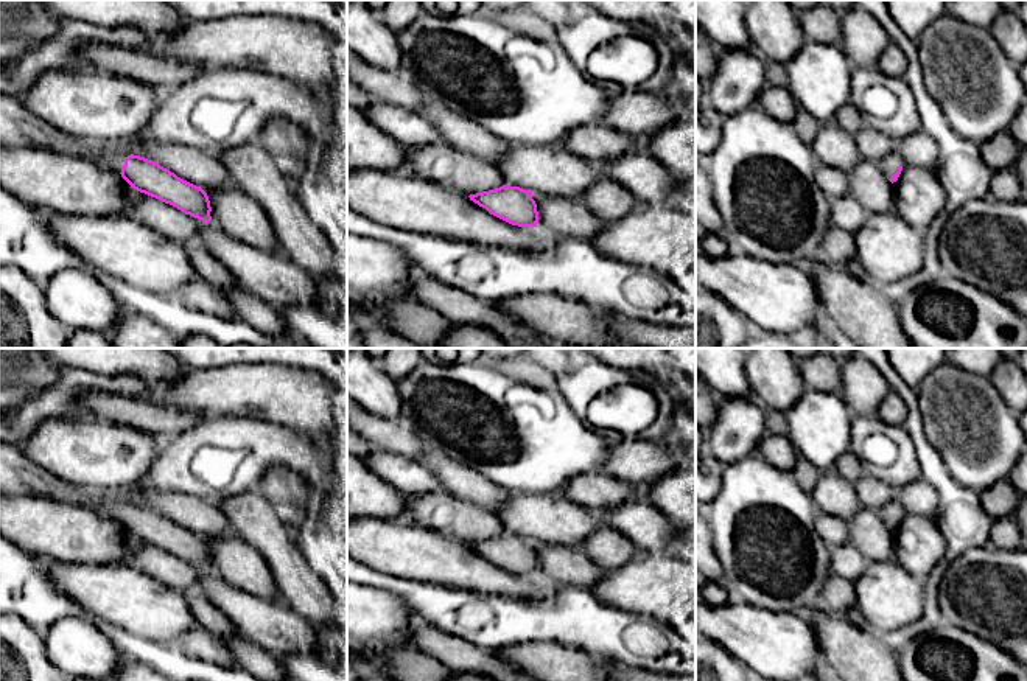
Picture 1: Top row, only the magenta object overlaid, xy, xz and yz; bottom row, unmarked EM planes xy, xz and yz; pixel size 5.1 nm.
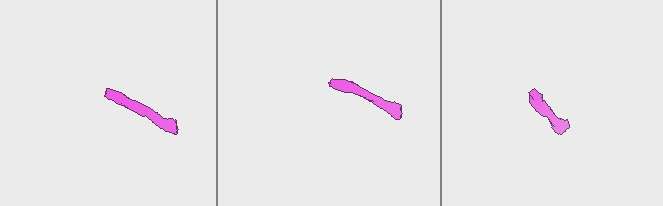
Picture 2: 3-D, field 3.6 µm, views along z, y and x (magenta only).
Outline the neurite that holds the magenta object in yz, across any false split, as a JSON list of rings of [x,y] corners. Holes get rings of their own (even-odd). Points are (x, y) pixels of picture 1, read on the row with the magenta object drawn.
[[[892,154],[881,160],[879,168],[882,169],[884,176],[893,183],[898,180],[903,171],[904,162],[898,154]]]

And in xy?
[[[109,149],[100,151],[90,159],[120,173],[131,188],[170,204],[202,222],[212,221],[207,193],[159,163],[134,154],[123,157]]]

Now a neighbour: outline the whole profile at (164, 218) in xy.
[[[145,193],[140,194],[138,201],[128,211],[128,216],[171,239],[201,246],[199,233],[202,225],[198,218],[185,215],[176,207]]]

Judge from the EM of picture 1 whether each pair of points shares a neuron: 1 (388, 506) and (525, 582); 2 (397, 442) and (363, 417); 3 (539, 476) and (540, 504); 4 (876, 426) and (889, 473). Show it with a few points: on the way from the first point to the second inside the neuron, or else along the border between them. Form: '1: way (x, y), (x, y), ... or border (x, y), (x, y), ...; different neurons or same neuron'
1: border (369, 518), (406, 520); different neurons
2: way (389, 436), (371, 425); same neuron
3: border (509, 492), (554, 492), (564, 498); different neurons
4: way (890, 433), (901, 443), (901, 459); same neuron

